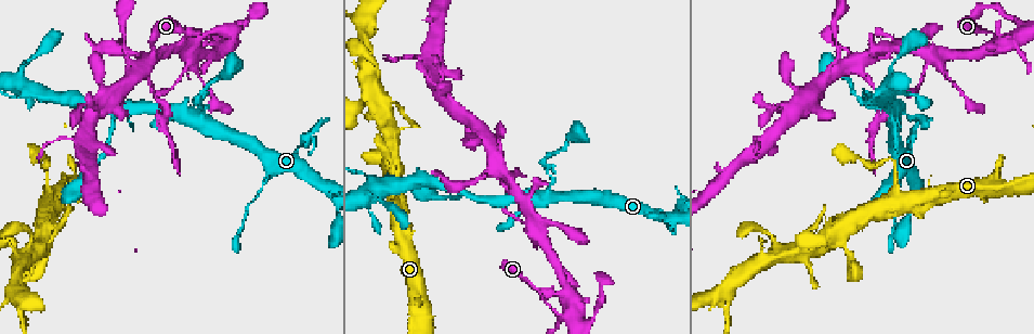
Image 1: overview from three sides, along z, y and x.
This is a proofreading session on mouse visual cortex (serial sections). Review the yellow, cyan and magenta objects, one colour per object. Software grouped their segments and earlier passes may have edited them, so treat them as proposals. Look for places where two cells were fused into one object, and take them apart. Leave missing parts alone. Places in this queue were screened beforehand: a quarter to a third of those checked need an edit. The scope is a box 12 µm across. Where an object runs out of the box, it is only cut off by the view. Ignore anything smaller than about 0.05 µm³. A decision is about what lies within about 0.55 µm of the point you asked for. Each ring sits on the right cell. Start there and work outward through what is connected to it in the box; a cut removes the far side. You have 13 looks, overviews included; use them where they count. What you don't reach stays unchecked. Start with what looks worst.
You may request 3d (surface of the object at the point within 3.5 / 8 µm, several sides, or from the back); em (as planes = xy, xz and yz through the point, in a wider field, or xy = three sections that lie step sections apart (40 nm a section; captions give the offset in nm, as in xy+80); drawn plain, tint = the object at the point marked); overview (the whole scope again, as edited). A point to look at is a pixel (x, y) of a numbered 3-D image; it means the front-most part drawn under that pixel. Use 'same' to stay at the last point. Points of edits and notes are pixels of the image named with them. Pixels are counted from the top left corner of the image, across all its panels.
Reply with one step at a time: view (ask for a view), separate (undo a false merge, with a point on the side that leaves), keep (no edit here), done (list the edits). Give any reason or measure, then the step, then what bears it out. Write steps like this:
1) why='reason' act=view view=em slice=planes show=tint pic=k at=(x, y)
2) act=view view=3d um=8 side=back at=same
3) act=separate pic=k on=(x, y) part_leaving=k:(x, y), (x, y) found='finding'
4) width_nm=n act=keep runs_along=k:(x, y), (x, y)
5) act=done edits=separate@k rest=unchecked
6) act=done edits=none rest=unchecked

why='abrupt turn' act=view view=3d um=3.5 side=back pic=1 at=(864, 101)

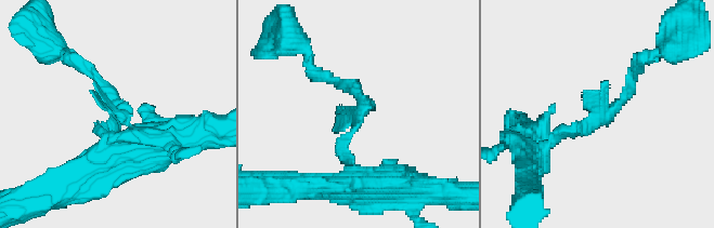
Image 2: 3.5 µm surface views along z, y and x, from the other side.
why='shape alone is not enough' act=view view=em slice=planes show=tint pic=2 at=(364, 108)

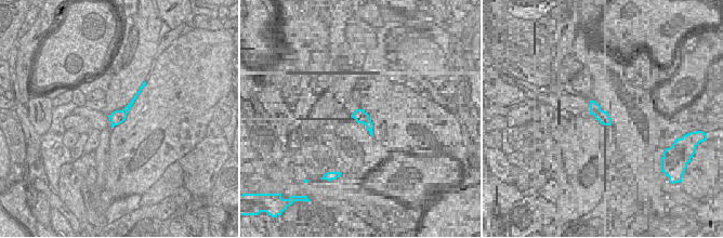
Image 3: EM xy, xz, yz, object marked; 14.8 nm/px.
act=keep runs_along=2:(550, 143), (607, 117), (637, 66) found='continuous, no second cell'

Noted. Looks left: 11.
why='sudden change in width' act=view view=3d um=3.5 pic=1 at=(263, 183)

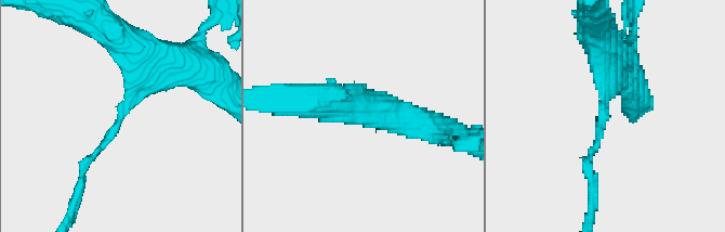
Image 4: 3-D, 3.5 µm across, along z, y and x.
arm_widths_nm=100,400 act=keep runs_along=4:(156, 54), (120, 121), (83, 171) found='one cell here'

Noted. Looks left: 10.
why='a narrow waist' act=view view=3d um=3.5 pic=1 at=(465, 194)

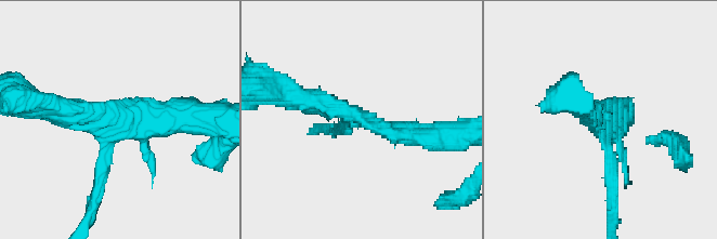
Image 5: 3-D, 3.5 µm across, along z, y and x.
act=keep runs_along=5:(435, 136), (386, 131), (299, 97) found='all the same cell'

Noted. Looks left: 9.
why='four arms meet' act=view view=3d um=3.5 pic=1 at=(890, 75)

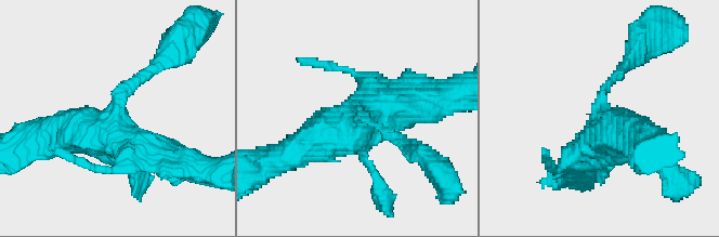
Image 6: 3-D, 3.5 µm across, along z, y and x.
why='need the tissue' act=view view=em slice=xy step=1 show=tint pic=6 at=(358, 121)

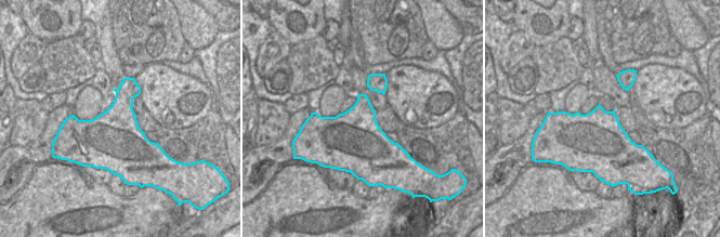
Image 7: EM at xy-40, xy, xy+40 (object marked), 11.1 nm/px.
act=keep runs_along=6:(422, 106), (366, 114), (305, 161) found='one cell here'

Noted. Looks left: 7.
why='three-way junction' act=view view=3d um=8 pic=1 at=(898, 202)

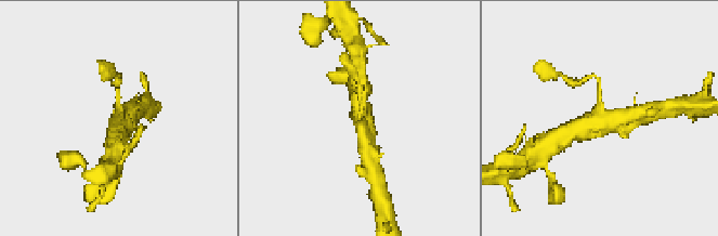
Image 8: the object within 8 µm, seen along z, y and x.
why='shape alone is not enough' act=view view=em slice=xy step=2 show=tint pic=8 at=(600, 123)

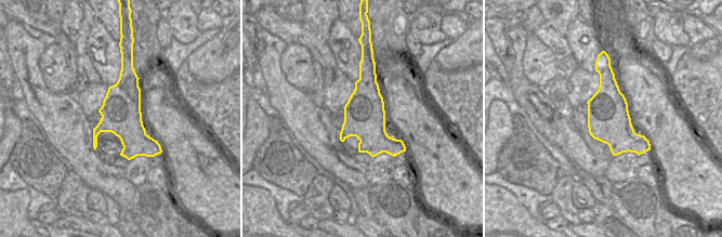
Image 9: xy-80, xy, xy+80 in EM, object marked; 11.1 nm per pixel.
act=keep runs_along=8:(629, 116), (571, 131) found='continuous, no second cell'

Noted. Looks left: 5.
act=done edits=none rest=unchecked

